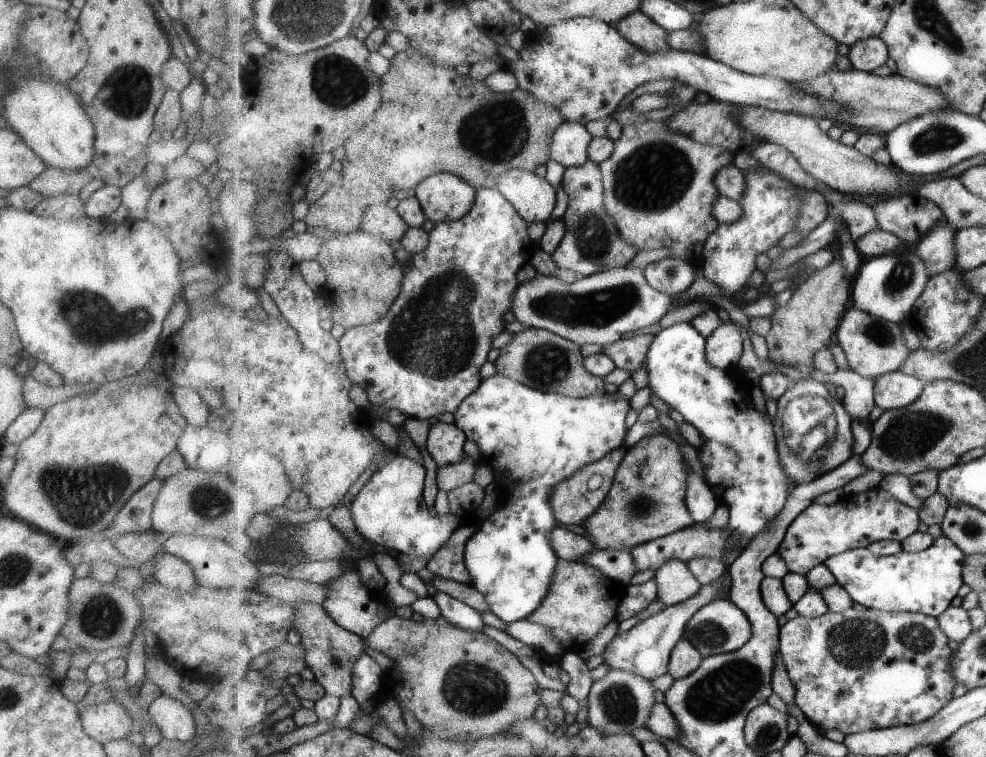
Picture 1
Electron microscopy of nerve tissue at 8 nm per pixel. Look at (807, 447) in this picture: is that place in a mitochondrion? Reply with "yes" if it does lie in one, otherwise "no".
yes

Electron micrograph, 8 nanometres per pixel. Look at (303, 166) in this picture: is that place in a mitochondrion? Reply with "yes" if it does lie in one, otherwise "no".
no

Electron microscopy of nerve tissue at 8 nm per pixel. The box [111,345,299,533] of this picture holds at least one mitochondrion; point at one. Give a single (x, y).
(210, 503)

